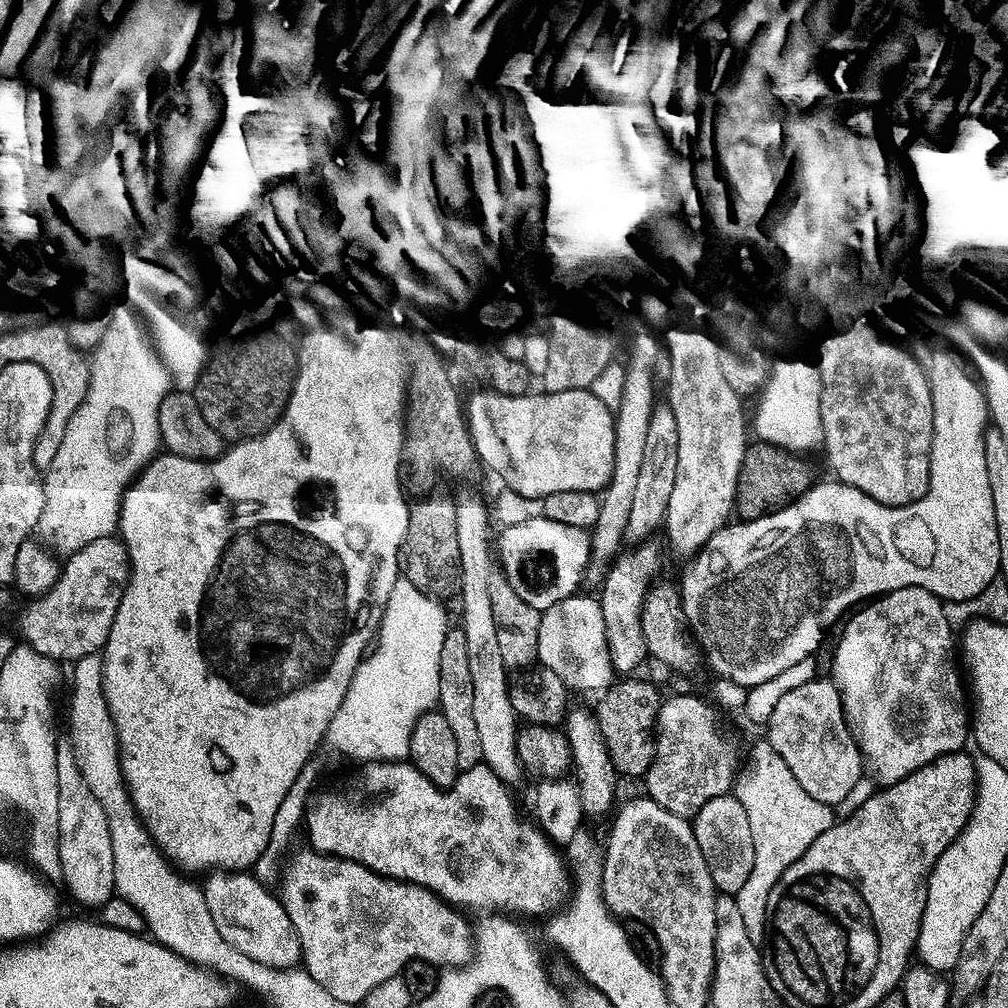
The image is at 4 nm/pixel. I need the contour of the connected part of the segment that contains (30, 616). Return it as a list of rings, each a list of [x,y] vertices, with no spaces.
[[[115,535],[98,538],[98,542],[90,542],[82,546],[82,550],[71,553],[63,561],[60,577],[51,589],[43,596],[27,601],[20,612],[19,639],[38,654],[49,656],[57,662],[75,662],[84,655],[103,653],[110,638],[110,626],[114,626],[114,618],[118,614],[118,606],[122,602],[122,594],[128,589],[128,575],[132,572],[132,563],[128,560],[128,551],[124,541]]]

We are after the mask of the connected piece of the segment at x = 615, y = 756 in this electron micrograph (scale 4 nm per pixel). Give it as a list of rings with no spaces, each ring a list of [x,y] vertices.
[[[620,678],[603,689],[600,701],[594,707],[598,730],[606,742],[606,750],[621,777],[648,775],[656,753],[656,719],[660,713],[662,695],[648,680]]]

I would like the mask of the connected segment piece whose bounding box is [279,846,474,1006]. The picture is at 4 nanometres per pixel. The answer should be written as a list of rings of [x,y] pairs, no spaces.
[[[304,846],[301,852],[294,852],[287,857],[282,868],[282,879],[279,881],[282,903],[300,939],[303,967],[314,978],[314,982],[334,994],[338,1002],[346,1002],[349,1006],[359,1005],[366,994],[374,990],[374,986],[386,982],[386,978],[401,975],[412,960],[457,968],[473,959],[473,925],[471,928],[455,907],[449,906],[428,888],[409,884],[407,880],[381,876],[373,868],[353,860],[325,856],[311,846]]]

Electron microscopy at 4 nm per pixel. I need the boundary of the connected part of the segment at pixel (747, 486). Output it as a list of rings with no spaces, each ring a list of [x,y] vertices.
[[[763,442],[749,443],[742,458],[742,466],[738,470],[735,515],[741,521],[757,520],[769,516],[771,512],[782,510],[811,490],[817,479],[815,476],[816,472],[812,469],[811,462],[801,453],[790,452],[787,448]]]

